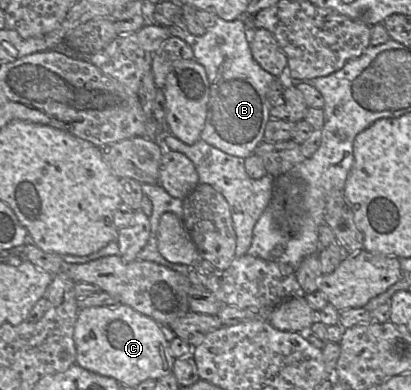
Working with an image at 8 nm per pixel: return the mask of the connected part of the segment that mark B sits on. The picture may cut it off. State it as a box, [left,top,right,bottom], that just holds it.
[168,17,276,159]

